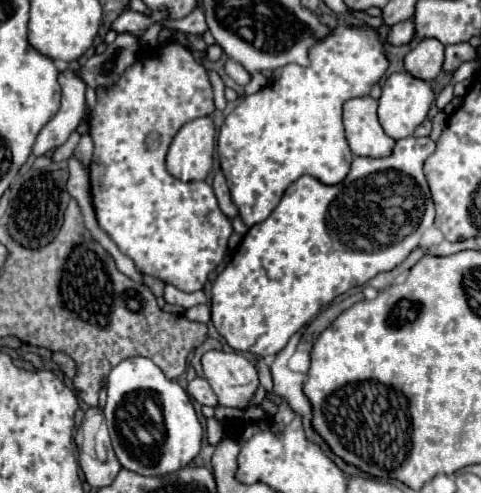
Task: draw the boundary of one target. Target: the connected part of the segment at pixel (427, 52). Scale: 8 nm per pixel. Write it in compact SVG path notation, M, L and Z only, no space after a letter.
M427 37L421 39L407 55L405 55L405 71L423 81L433 81L443 67L443 51L445 45L439 39Z

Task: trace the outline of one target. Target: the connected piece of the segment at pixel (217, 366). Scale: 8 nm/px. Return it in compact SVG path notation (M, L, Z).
M211 349L201 357L201 365L203 365L205 379L209 381L215 395L219 397L219 405L235 407L235 409L245 409L247 407L249 399L255 395L257 385L259 385L257 369L247 357L243 357L243 355L235 353L235 351L225 353L225 351L219 351L219 349Z

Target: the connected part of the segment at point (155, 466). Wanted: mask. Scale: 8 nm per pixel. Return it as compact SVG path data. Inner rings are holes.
M129 357L129 359L121 361L109 373L109 377L107 377L107 403L105 403L103 411L105 411L105 417L107 417L107 427L109 427L109 435L111 435L117 459L129 471L135 471L135 473L141 473L141 475L173 473L173 471L181 469L181 465L189 465L201 449L203 429L199 425L197 413L191 405L191 399L189 399L187 391L177 381L167 379L165 373L147 357ZM139 389L153 393L153 399L157 399L159 405L161 405L165 441L161 445L161 455L157 455L157 459L151 459L151 455L135 455L135 445L131 445L131 441L127 439L127 431L131 431L131 429L125 423L125 419L119 417L119 415L137 413L135 393Z

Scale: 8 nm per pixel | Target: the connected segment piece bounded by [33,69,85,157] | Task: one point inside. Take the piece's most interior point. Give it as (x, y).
(55, 133)

